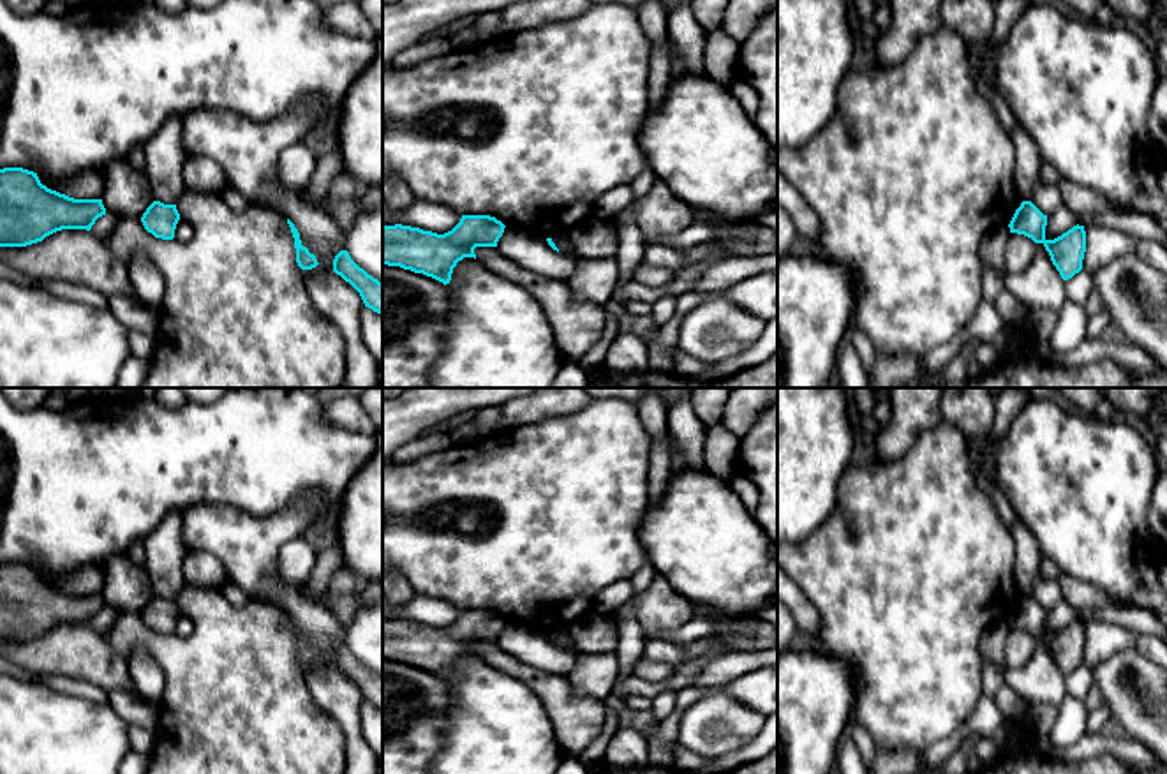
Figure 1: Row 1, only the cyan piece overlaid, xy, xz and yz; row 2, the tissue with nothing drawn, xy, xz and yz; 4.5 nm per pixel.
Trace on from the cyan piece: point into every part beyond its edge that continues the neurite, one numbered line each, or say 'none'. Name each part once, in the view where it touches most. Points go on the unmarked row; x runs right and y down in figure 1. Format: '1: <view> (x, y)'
none

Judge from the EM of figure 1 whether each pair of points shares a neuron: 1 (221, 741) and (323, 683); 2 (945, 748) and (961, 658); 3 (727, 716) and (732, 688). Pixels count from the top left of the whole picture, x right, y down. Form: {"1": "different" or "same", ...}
{"1": "different", "2": "different", "3": "different"}

